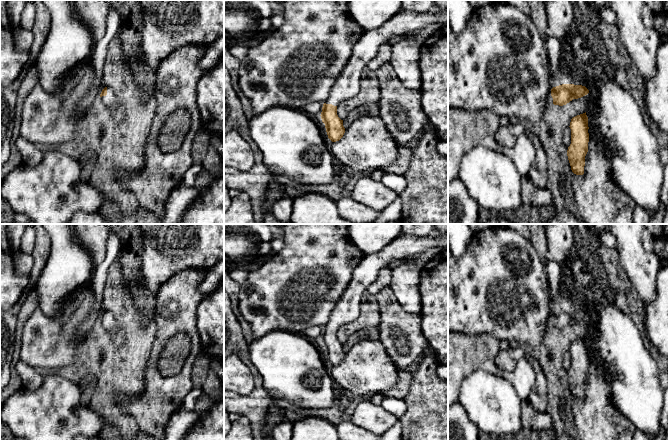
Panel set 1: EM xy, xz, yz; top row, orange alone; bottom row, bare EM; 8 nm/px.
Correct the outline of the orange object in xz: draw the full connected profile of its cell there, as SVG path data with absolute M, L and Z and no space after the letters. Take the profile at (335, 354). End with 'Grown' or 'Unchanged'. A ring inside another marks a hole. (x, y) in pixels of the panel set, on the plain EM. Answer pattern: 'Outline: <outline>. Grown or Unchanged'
Outline: M448 232L437 238L430 235L416 237L402 233L381 251L363 257L355 267L346 290L322 331L320 340L325 348L328 362L332 366L339 365L345 357L343 344L337 339L337 330L358 318L361 313L363 294L376 280L378 272L384 267L392 267L431 247L437 247L440 250L448 249Z. Grown

